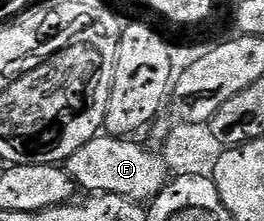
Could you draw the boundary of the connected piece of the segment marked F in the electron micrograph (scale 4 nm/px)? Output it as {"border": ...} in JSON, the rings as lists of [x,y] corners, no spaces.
{"border":[[[109,133],[99,134],[97,139],[80,145],[72,157],[68,157],[64,169],[86,193],[119,195],[135,201],[152,201],[166,187],[172,172],[161,154],[149,151],[126,137],[115,137]]]}

